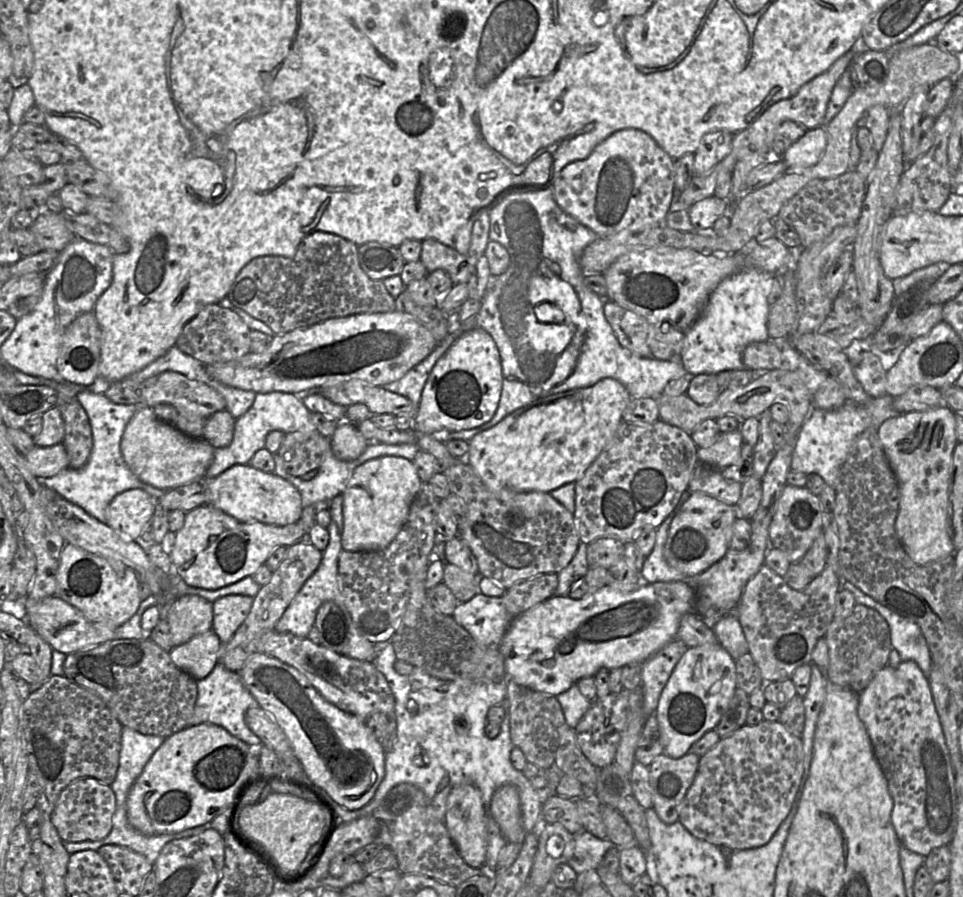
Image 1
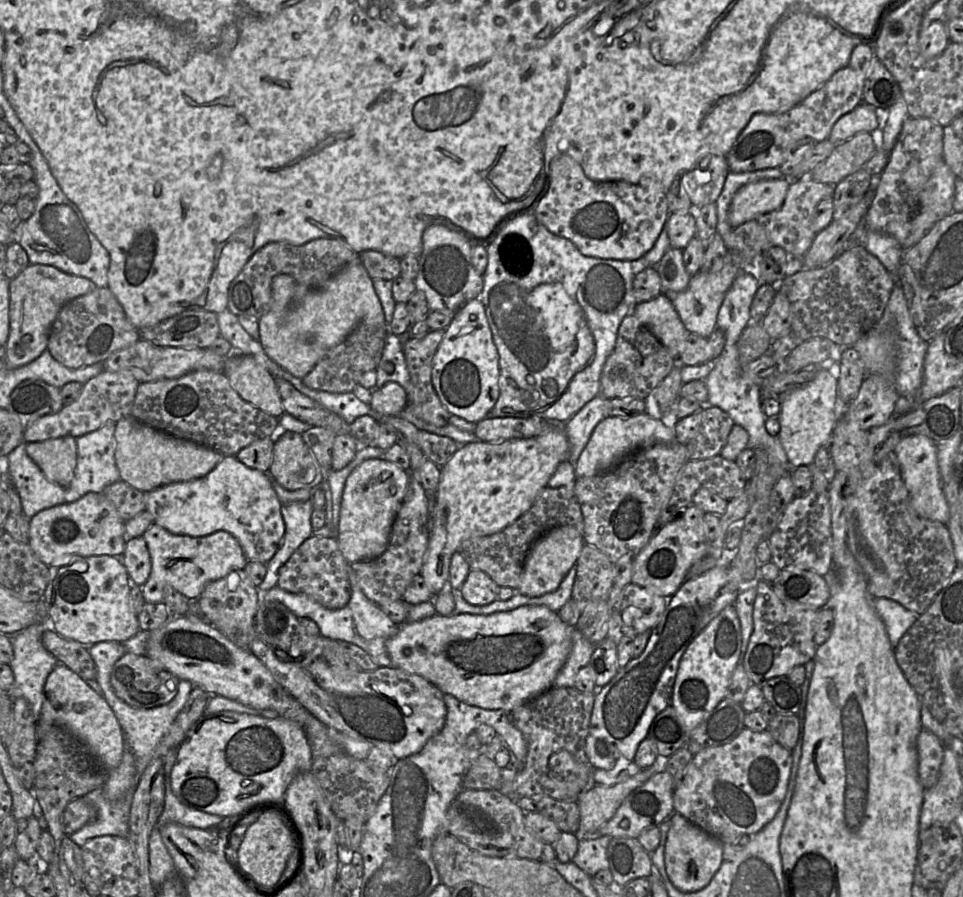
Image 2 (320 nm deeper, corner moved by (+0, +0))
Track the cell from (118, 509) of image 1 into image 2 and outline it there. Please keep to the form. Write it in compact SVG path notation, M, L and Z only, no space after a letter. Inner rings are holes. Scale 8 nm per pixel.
M89 492L80 499L38 512L30 518L29 544L47 566L64 566L73 557L121 556L126 546L125 522L103 493Z

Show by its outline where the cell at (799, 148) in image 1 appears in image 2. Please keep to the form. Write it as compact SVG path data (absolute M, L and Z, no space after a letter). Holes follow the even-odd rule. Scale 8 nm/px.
M861 102L855 109L843 115L833 125L827 140L837 144L860 132L873 132L878 127L876 108Z

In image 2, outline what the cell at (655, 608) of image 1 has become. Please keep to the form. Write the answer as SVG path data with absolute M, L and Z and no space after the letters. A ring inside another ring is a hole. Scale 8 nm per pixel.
M526 605L491 615L435 614L424 620L403 623L398 633L386 641L391 667L419 675L443 694L449 694L468 705L488 710L513 712L553 686L572 649L575 627L565 624L557 612L543 605Z

